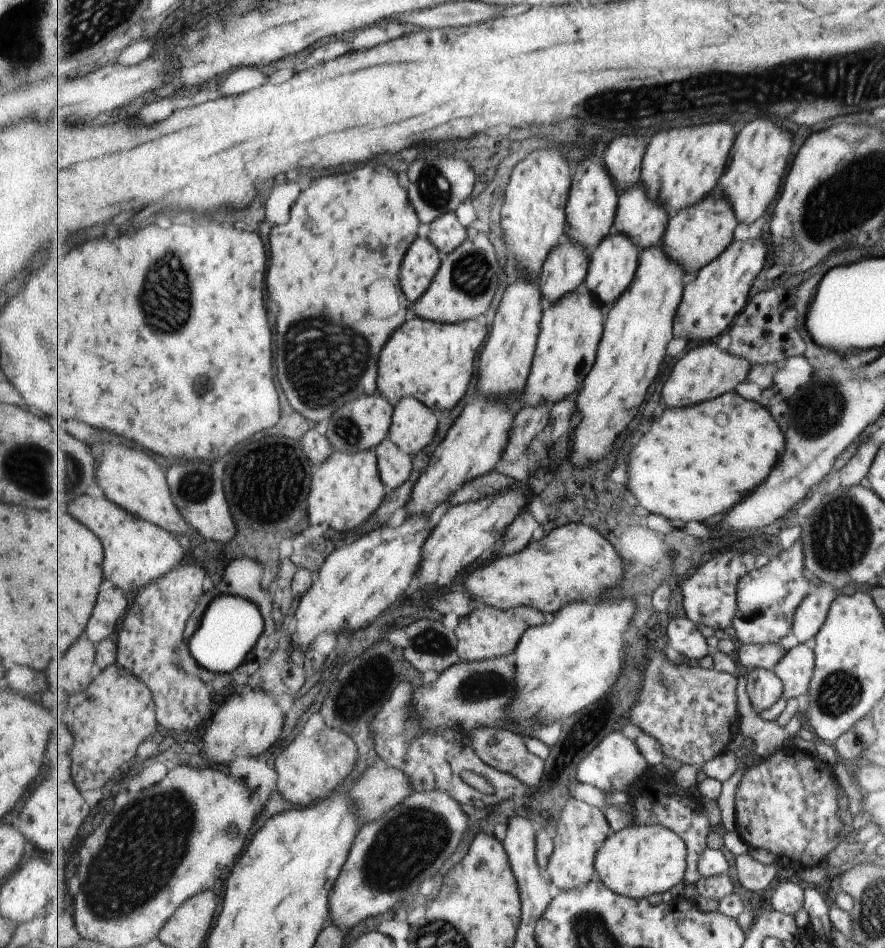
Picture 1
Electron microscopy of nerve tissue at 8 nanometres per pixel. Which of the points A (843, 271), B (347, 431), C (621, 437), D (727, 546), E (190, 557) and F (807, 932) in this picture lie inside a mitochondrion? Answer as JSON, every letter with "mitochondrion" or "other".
{"A":"other","B":"mitochondrion","C":"other","D":"other","E":"other","F":"other"}

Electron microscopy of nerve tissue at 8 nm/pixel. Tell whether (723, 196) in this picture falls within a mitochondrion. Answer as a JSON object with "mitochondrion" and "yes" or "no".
{"mitochondrion":"no"}

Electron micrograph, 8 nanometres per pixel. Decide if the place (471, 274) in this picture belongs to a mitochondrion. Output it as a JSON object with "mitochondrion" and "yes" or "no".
{"mitochondrion":"yes"}

